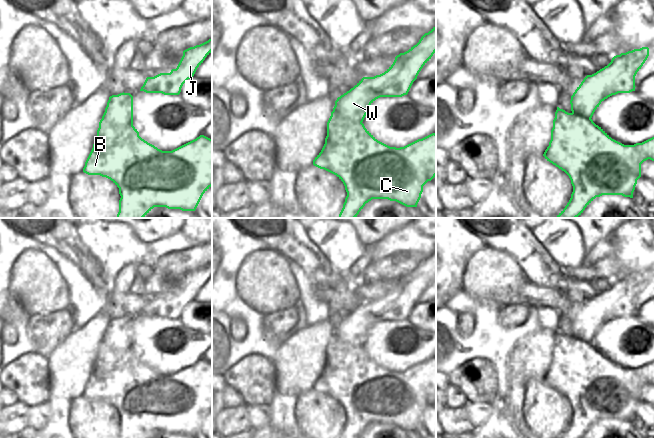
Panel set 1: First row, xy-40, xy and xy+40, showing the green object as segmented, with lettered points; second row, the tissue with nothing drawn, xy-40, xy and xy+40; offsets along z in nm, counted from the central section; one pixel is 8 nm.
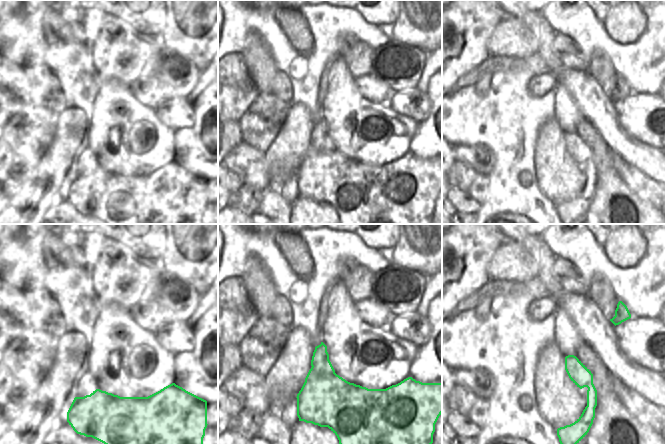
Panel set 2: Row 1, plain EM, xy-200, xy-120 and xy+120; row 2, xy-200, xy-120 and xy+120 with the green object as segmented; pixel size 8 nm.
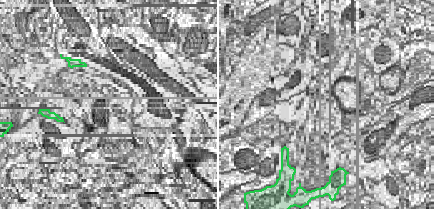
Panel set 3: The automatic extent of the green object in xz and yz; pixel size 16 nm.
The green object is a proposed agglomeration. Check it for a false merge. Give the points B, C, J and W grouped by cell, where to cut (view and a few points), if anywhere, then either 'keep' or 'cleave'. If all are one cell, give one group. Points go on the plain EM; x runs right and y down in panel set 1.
B C / J W | xy-40 (102, 342), (112, 350), (132, 349) | cleave

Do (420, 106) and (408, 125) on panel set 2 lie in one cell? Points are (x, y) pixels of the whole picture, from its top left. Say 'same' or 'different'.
different

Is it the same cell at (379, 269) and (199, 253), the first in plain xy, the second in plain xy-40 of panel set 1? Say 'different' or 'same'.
same

